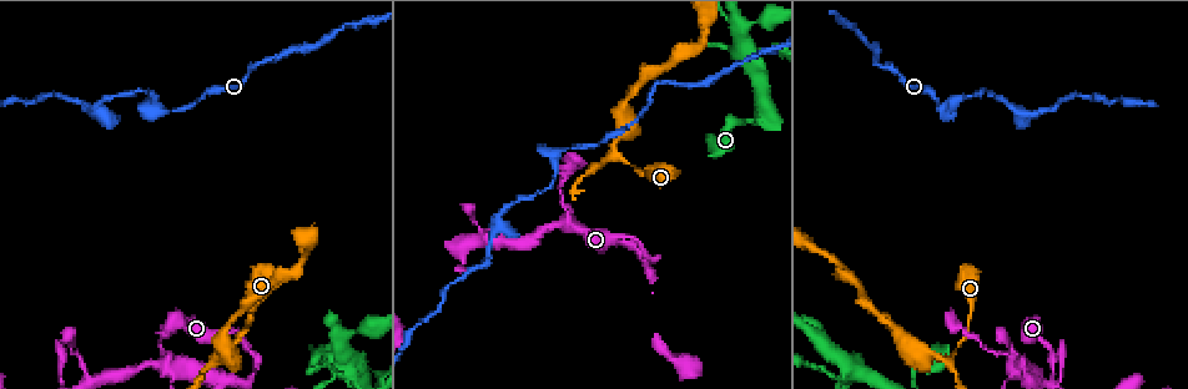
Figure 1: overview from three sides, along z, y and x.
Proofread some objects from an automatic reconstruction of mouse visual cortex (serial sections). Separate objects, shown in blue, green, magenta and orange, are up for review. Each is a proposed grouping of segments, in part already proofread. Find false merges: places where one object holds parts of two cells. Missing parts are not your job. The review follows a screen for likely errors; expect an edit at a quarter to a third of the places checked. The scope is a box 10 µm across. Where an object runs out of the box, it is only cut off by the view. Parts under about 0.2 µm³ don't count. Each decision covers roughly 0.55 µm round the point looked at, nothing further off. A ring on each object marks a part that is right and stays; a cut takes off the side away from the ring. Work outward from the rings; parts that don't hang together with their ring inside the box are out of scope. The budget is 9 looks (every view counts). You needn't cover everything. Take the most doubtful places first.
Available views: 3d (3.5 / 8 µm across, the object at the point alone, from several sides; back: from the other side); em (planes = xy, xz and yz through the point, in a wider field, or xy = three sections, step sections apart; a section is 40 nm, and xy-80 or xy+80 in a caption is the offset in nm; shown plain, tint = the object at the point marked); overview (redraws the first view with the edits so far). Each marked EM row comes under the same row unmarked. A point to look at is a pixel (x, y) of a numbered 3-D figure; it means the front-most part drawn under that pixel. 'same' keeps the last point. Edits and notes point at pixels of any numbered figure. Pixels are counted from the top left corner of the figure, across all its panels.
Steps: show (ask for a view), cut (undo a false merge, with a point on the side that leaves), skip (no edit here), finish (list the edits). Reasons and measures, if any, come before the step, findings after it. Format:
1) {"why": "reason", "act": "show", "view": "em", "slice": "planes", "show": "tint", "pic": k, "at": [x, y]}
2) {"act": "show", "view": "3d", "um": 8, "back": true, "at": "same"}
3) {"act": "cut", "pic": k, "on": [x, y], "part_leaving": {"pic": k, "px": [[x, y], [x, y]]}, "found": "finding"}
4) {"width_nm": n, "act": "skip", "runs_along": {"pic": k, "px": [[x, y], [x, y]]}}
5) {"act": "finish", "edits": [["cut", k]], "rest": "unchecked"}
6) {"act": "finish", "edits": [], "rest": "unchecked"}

{"why": "sharp bend", "act": "show", "view": "3d", "um": 3.5, "pic": 1, "at": [654, 257]}

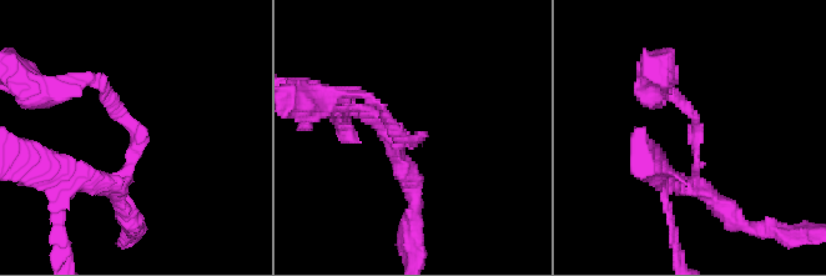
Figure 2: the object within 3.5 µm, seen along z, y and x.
{"why": "shape alone is not enough", "act": "show", "view": "em", "slice": "planes", "show": "tint", "pic": 2, "at": [416, 139]}

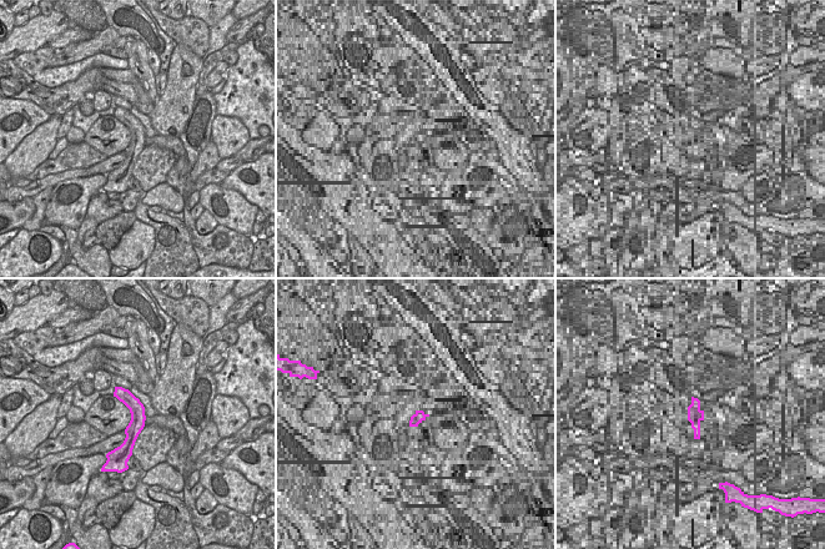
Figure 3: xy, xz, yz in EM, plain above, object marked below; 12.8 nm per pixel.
{"act": "skip", "runs_along": {"pic": 3, "px": [[117, 389], [136, 408], [124, 456]]}, "found": "all the same cell"}

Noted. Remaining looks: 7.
{"why": "three arms meet", "act": "show", "view": "3d", "um": 3.5, "pic": 1, "at": [624, 158]}

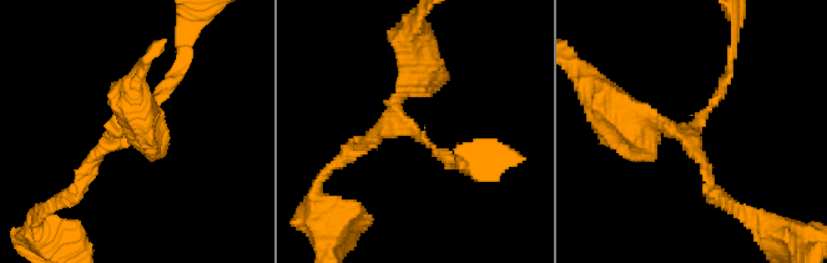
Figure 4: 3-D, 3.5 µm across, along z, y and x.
{"why": "now the EM", "act": "show", "view": "em", "slice": "xy", "step": 2, "show": "tint", "pic": 4, "at": [411, 128]}

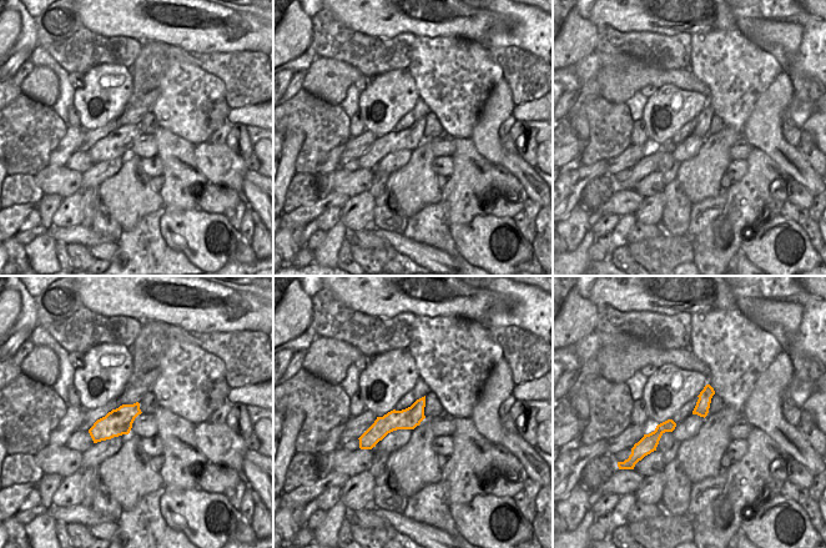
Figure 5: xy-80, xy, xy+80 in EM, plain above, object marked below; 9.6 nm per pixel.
{"act": "skip", "runs_along": {"pic": 4, "px": [[729, 71], [694, 129], [624, 117]]}, "found": "one cell here"}

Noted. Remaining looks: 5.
{"why": "sharp bend", "act": "show", "view": "3d", "um": 8, "pic": 1, "at": [554, 156]}

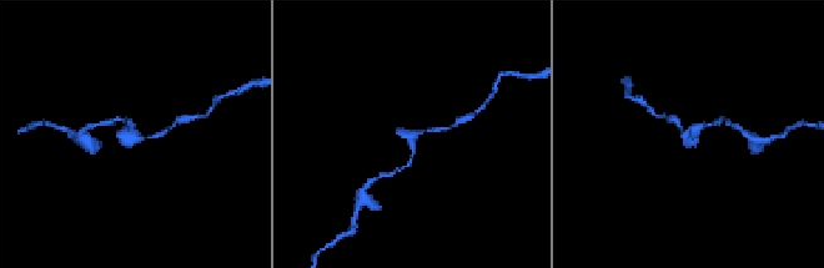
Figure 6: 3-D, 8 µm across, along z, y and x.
{"act": "show", "view": "em", "slice": "xy", "step": 3, "show": "tint", "at": "same"}

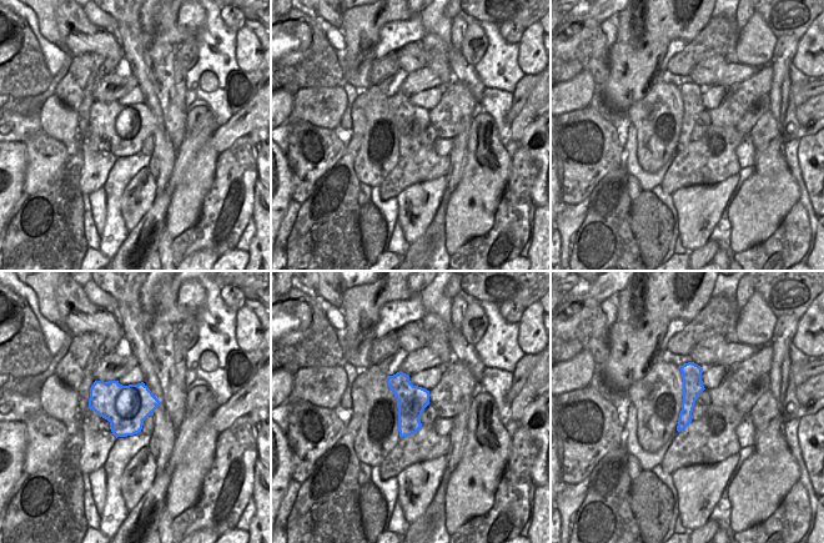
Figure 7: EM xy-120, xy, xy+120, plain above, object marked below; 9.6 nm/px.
{"width_nm": 280, "act": "skip", "runs_along": {"pic": 7, "px": [[691, 365], [691, 393], [681, 426]]}, "found": "all the same cell"}

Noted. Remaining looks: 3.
{"why": "three arms meet", "act": "show", "view": "3d", "um": 3.5, "pic": 1, "at": [173, 374]}

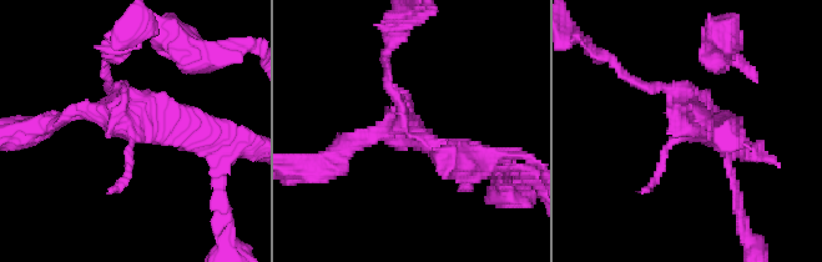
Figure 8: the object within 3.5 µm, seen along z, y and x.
{"why": "shape alone is not enough", "act": "show", "view": "em", "slice": "xy", "step": 5, "show": "tint", "pic": 8, "at": [128, 127]}

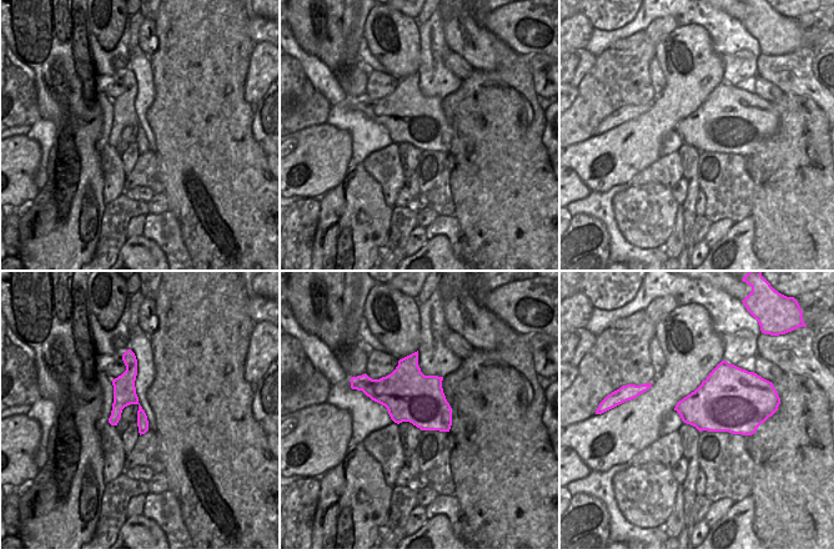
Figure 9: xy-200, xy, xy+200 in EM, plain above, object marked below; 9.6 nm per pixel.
{"act": "skip", "runs_along": {"pic": 9, "px": [[129, 362], [142, 429]]}, "found": "all the same cell"}

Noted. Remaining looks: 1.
{"act": "finish", "edits": [], "rest": "unchecked"}

